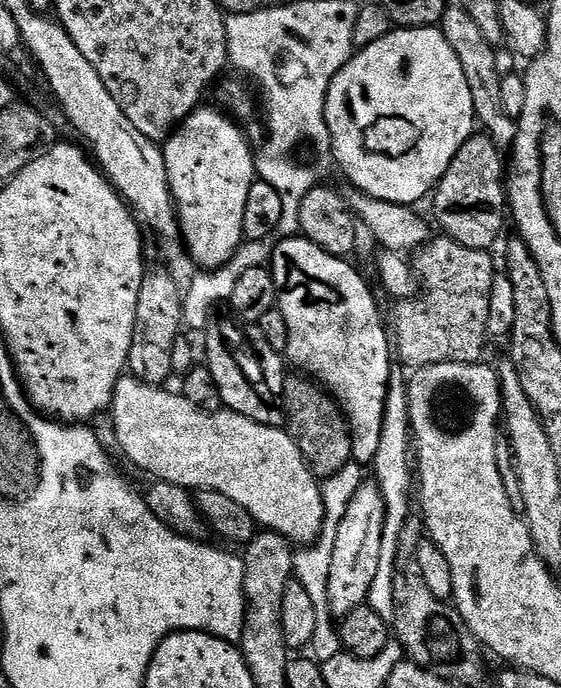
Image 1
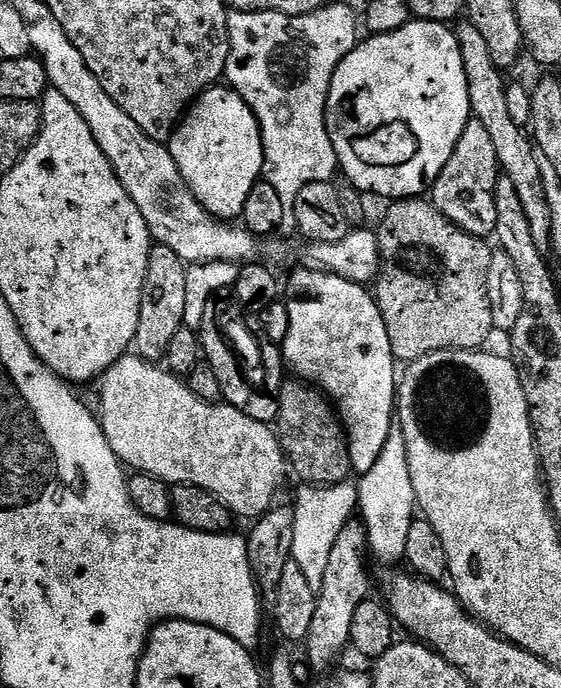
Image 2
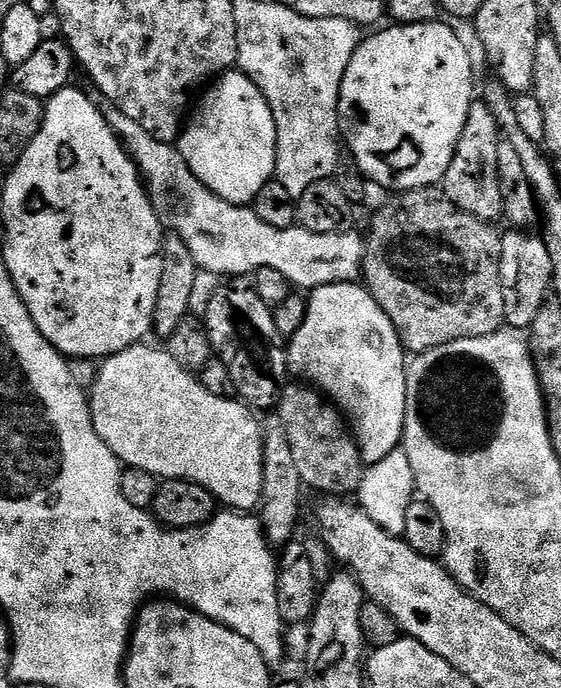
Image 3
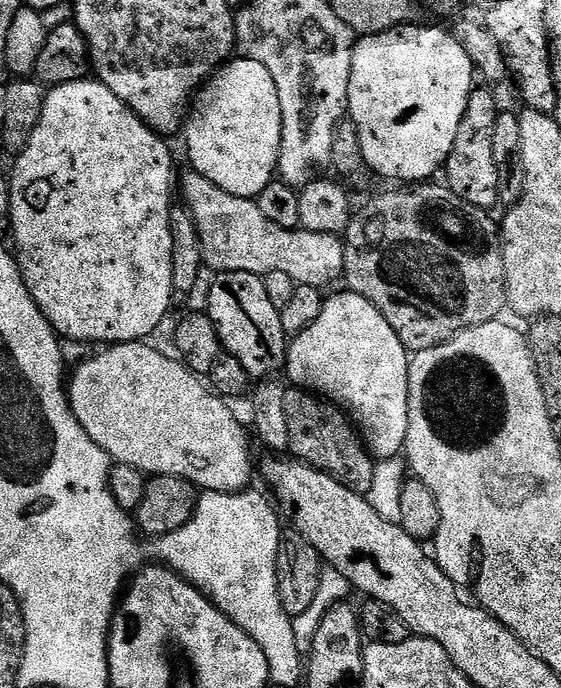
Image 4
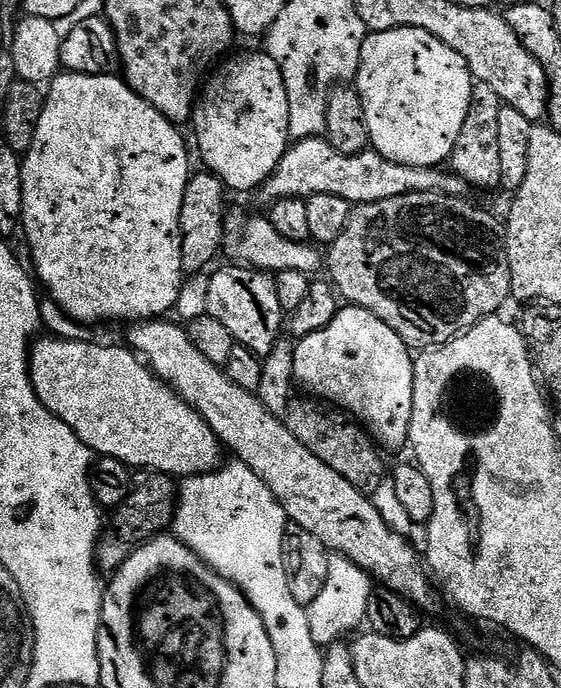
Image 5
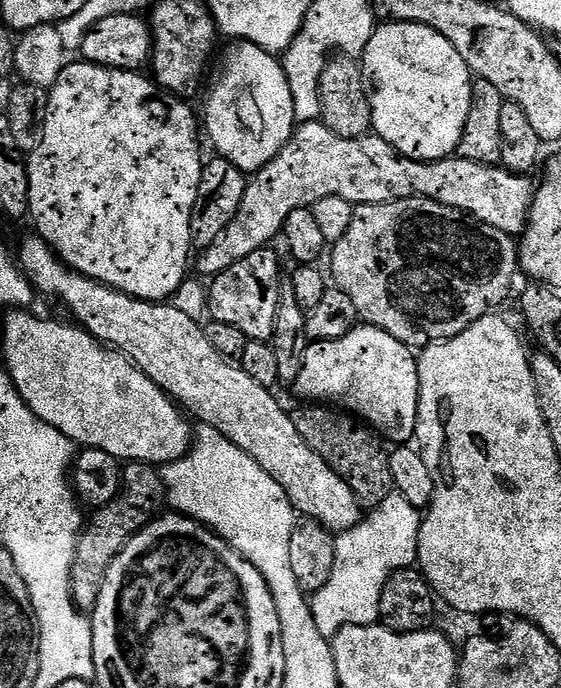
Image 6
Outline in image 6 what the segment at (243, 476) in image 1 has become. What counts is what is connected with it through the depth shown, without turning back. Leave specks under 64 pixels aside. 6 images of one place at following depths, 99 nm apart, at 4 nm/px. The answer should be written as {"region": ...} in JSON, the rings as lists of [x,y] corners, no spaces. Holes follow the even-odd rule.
{"region":[[[12,310],[4,320],[4,360],[18,394],[42,422],[54,426],[70,441],[84,448],[106,450],[121,462],[165,466],[189,452],[194,439],[193,425],[184,421],[185,413],[141,368],[128,357],[96,340],[75,323],[39,320],[28,310]]]}

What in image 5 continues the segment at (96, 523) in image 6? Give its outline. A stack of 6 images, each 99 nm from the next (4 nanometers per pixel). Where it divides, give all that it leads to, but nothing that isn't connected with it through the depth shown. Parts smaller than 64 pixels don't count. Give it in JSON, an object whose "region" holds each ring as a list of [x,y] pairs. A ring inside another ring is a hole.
{"region":[[[140,470],[135,473],[130,494],[111,513],[112,521],[107,521],[96,543],[96,567],[101,573],[114,574],[124,565],[126,558],[135,548],[147,540],[167,533],[176,516],[178,484],[165,472]]]}

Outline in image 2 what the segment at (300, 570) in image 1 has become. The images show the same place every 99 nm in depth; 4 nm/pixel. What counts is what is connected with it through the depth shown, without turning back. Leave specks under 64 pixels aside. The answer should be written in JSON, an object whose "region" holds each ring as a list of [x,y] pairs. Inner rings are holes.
{"region":[[[355,483],[342,484],[305,484],[299,485],[296,492],[296,504],[292,508],[294,514],[294,546],[292,560],[298,562],[302,574],[310,581],[310,586],[319,590],[322,577],[326,575],[330,554],[334,551],[334,542],[338,542],[338,534],[357,515],[360,506],[360,490]]]}

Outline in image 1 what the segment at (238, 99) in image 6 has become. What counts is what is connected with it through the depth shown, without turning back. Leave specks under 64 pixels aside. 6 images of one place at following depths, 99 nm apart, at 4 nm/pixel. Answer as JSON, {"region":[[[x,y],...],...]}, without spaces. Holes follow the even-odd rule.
{"region":[[[219,107],[216,108],[197,108],[162,144],[166,174],[170,178],[170,190],[176,203],[176,217],[180,219],[180,236],[197,264],[195,267],[200,270],[223,268],[240,245],[245,243],[242,213],[246,210],[250,186],[257,179],[256,156],[243,130],[236,125],[239,123]]]}

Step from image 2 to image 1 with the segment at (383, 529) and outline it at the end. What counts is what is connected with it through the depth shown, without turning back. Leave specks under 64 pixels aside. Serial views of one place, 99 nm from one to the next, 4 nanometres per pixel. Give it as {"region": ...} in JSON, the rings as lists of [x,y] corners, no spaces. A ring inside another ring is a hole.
{"region":[[[394,370],[390,374],[386,410],[382,418],[382,442],[378,442],[378,454],[370,465],[371,471],[376,471],[374,480],[380,485],[382,498],[386,502],[386,516],[382,534],[382,562],[378,562],[378,575],[374,577],[374,586],[370,586],[367,603],[371,604],[374,614],[379,614],[382,619],[389,622],[394,618],[394,554],[398,550],[398,534],[410,515],[408,494],[411,488],[412,491],[414,488],[414,462],[410,457],[414,448],[414,437],[410,418],[410,402],[408,401],[408,385],[406,376],[403,374],[405,375],[400,370]]]}

